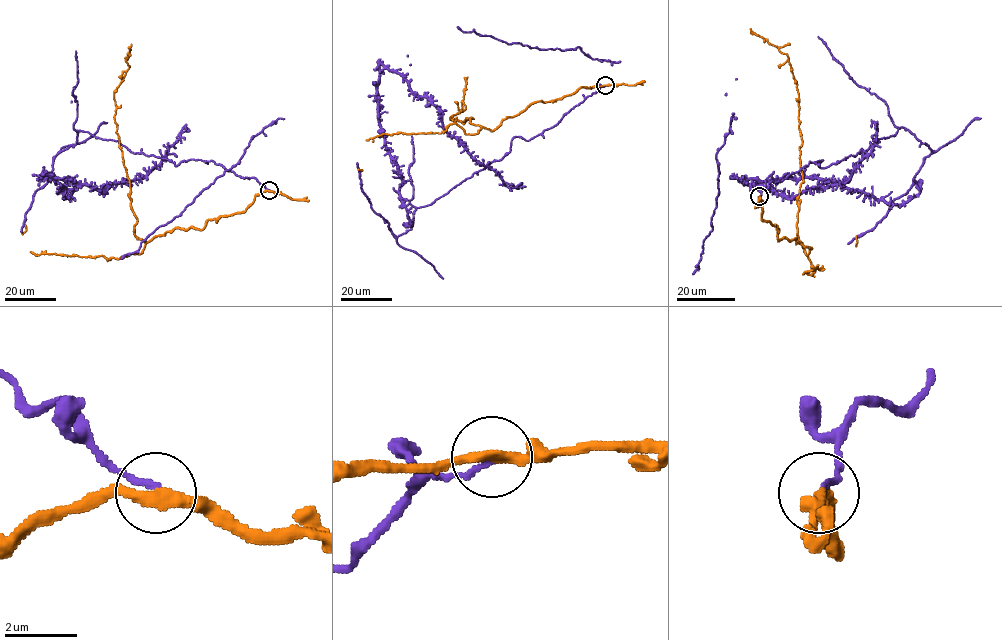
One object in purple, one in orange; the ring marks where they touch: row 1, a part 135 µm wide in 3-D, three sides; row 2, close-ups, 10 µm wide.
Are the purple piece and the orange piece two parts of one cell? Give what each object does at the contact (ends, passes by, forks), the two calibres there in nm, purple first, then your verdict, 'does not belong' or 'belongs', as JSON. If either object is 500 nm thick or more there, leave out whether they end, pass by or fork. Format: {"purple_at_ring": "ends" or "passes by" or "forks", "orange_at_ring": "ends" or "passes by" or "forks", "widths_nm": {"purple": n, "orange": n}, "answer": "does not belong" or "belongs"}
{"purple_at_ring": "ends", "orange_at_ring": "passes by", "widths_nm": {"purple": 150, "orange": 300}, "answer": "does not belong"}

